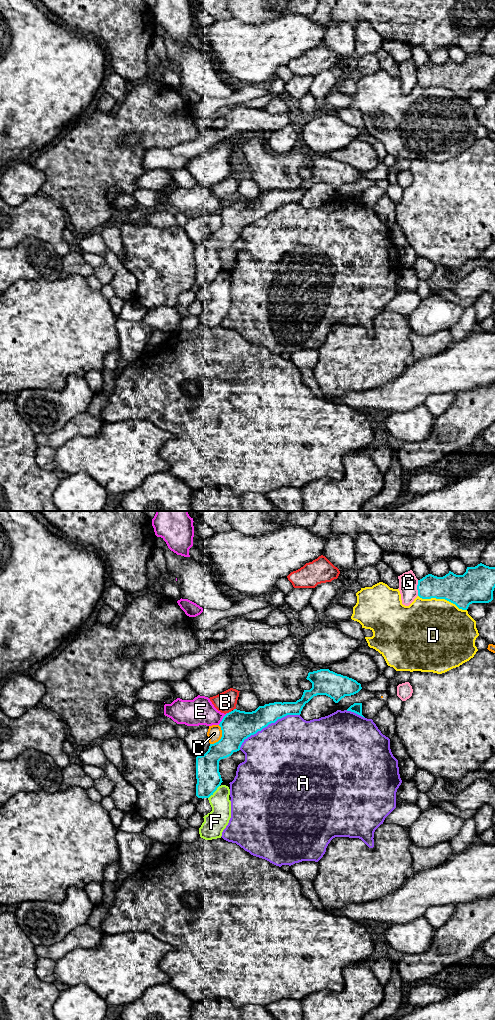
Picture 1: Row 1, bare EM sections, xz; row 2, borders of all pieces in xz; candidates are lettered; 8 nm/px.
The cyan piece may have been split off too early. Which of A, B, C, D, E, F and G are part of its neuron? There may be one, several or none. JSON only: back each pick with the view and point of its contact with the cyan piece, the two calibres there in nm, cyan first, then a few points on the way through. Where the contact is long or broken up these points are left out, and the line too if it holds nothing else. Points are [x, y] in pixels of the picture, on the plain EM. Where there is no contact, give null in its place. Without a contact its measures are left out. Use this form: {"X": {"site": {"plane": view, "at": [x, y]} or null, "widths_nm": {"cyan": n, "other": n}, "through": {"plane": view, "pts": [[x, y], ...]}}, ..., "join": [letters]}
{"join": []}

